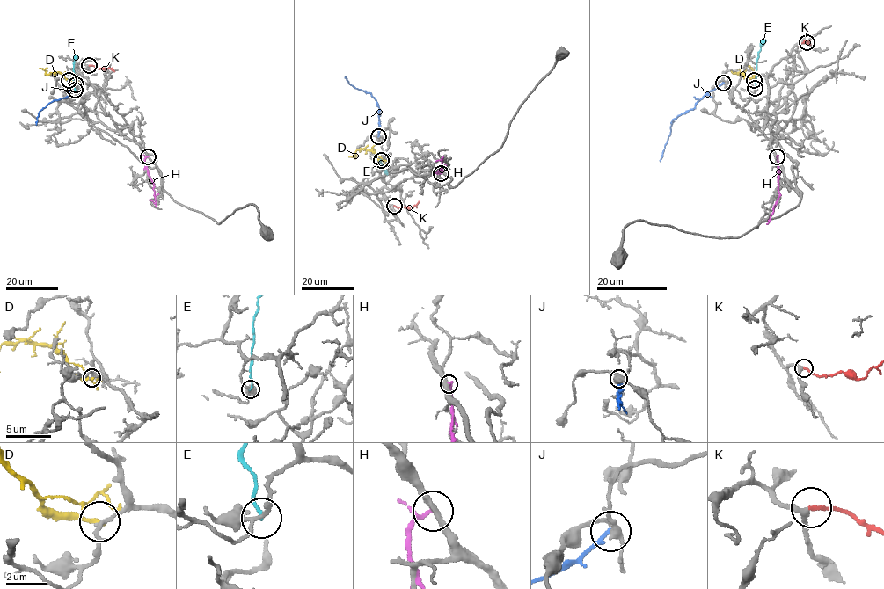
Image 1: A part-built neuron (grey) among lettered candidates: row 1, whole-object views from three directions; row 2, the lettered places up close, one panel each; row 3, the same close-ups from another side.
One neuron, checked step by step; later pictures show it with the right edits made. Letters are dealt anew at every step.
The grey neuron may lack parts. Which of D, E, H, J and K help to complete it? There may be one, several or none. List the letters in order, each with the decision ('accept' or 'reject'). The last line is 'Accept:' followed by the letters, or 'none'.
D: reject
E: reject
H: reject
J: reject
K: accept
Accept: K

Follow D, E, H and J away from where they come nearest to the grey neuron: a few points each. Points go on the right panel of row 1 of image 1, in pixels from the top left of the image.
D: (753, 80), (741, 71), (741, 74), (743, 76), (752, 72), (752, 67)
E: (756, 88), (756, 59), (764, 39)
H: (777, 156), (779, 197), (771, 215)
J: (723, 83), (709, 91), (691, 109), (673, 120), (660, 161)

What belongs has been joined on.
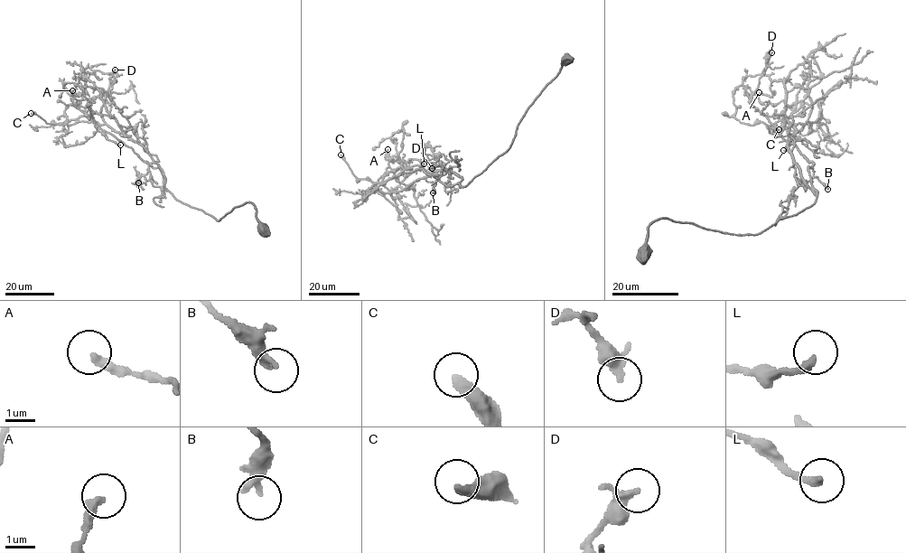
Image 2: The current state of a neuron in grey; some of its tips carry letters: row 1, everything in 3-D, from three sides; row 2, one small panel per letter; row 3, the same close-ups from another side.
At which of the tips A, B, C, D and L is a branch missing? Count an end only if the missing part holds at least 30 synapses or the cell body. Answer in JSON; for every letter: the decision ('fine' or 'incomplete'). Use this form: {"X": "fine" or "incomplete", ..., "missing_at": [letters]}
{"A": "fine", "B": "fine", "C": "fine", "D": "fine", "L": "fine", "missing_at": []}

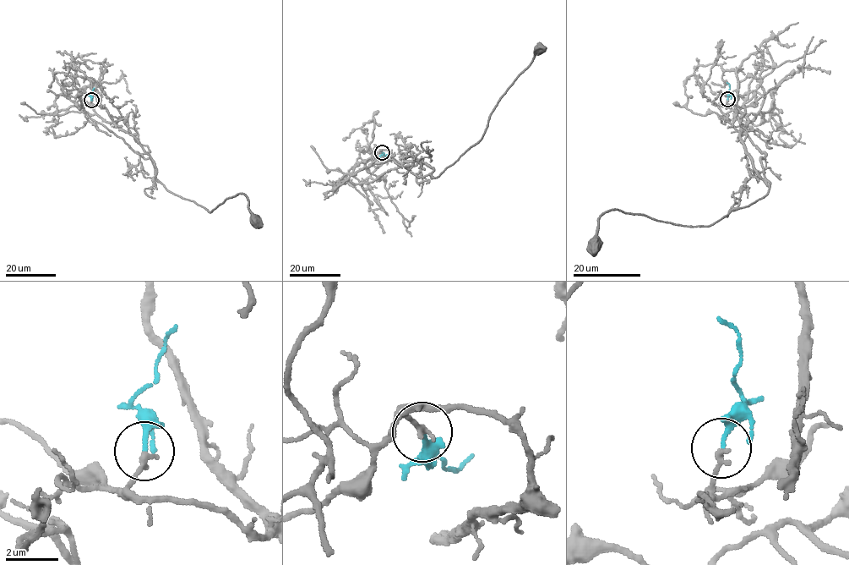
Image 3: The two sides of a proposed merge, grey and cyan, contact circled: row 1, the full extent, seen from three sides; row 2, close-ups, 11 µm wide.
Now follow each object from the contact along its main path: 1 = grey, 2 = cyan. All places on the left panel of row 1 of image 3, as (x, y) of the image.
1: (90, 100), (136, 139), (165, 189), (209, 212), (242, 193), (256, 220)
2: (90, 100), (94, 88)

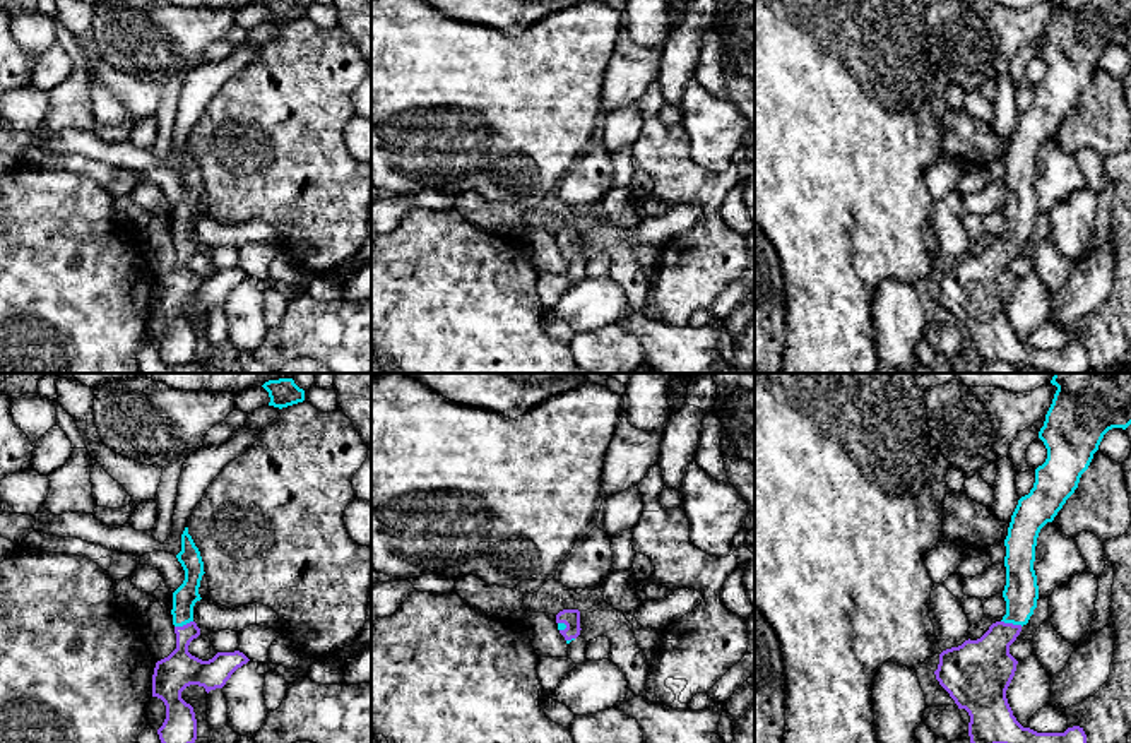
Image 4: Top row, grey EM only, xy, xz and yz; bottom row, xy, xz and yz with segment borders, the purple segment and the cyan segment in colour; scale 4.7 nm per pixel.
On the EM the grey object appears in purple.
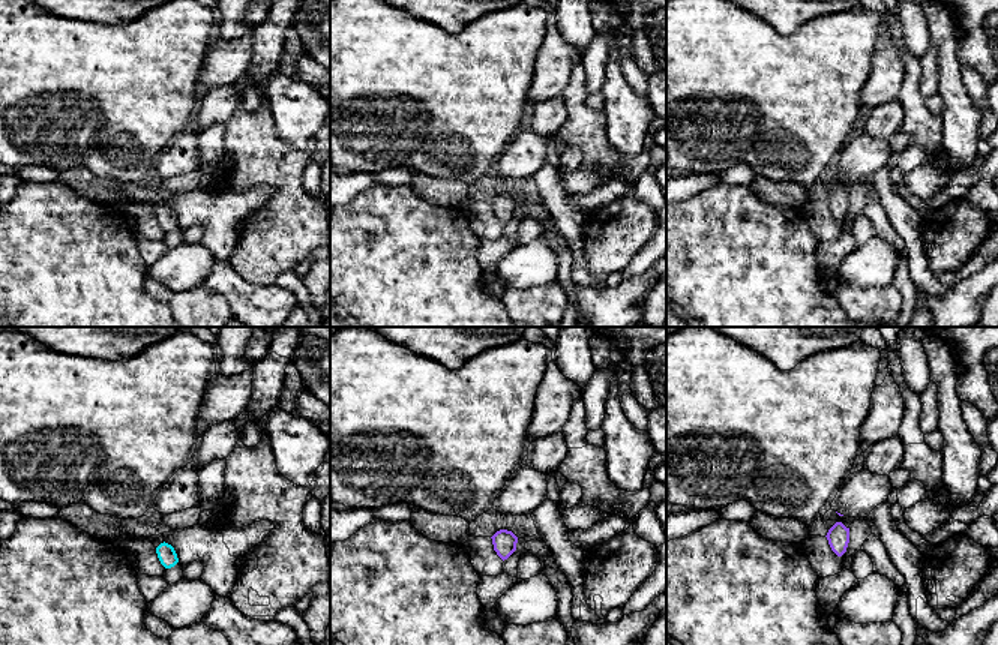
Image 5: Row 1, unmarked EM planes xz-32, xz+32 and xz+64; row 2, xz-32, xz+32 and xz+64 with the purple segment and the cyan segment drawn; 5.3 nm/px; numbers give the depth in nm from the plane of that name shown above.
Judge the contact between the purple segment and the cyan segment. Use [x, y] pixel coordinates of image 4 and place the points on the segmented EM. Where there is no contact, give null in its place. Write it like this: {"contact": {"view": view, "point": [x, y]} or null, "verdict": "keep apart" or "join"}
{"contact": {"view": "yz", "point": [1012, 624]}, "verdict": "join"}

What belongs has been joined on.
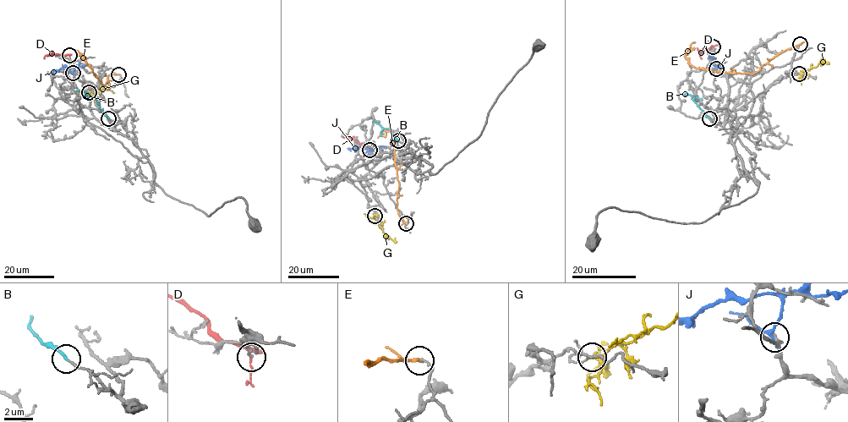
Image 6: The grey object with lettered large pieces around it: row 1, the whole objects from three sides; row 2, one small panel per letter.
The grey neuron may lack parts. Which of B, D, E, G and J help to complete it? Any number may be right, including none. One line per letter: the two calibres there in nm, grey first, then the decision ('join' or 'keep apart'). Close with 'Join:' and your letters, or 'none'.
B: calibres 140 and 180 nm; join
D: calibres 110 and 240 nm; keep apart
E: calibres 100 and 200 nm; keep apart
G: calibres 130 and 170 nm; keep apart
J: calibres 160 and 190 nm; keep apart
Join: B

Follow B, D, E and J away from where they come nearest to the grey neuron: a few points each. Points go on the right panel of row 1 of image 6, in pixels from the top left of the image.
B: (709, 119), (692, 96), (686, 94)
D: (713, 46), (700, 51), (701, 59)
E: (800, 44), (783, 51), (754, 73), (735, 73), (694, 68), (685, 56), (694, 43)
J: (715, 68), (713, 60), (716, 69), (719, 71)

